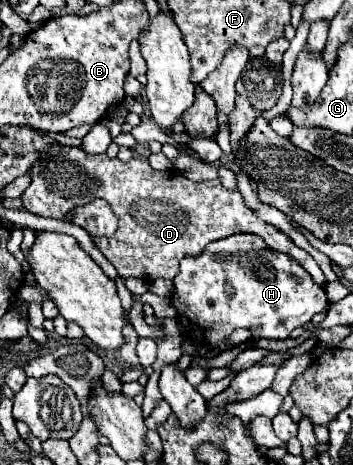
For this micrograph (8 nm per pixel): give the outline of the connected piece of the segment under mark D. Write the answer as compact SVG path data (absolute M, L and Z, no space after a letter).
M59 143L49 147L49 151L45 151L45 155L41 155L41 159L37 159L37 163L33 163L33 167L29 169L29 177L31 177L31 183L23 191L21 201L29 213L35 213L41 217L69 221L67 217L69 217L69 211L73 211L73 207L81 207L85 203L91 203L95 197L101 197L109 203L111 211L119 219L119 227L117 227L113 237L93 237L93 243L107 257L107 261L115 265L115 269L119 271L121 277L137 277L137 279L143 279L147 283L155 281L159 277L173 279L179 271L179 261L187 255L193 255L193 257L199 255L207 243L217 241L217 239L225 239L225 237L235 235L235 233L253 233L253 235L259 235L261 239L265 239L269 249L281 251L281 253L289 255L291 259L297 259L301 263L301 267L305 265L305 271L309 271L311 279L321 289L325 289L325 285L327 285L323 271L319 269L319 265L313 261L313 257L309 253L299 249L279 229L261 221L255 211L245 207L241 195L237 191L223 189L219 179L205 181L205 183L193 183L193 181L185 179L179 171L173 171L173 169L155 171L147 163L147 159L141 159L141 157L133 157L131 161L123 163L117 157L109 159L107 155L89 155L83 149L65 147Z

